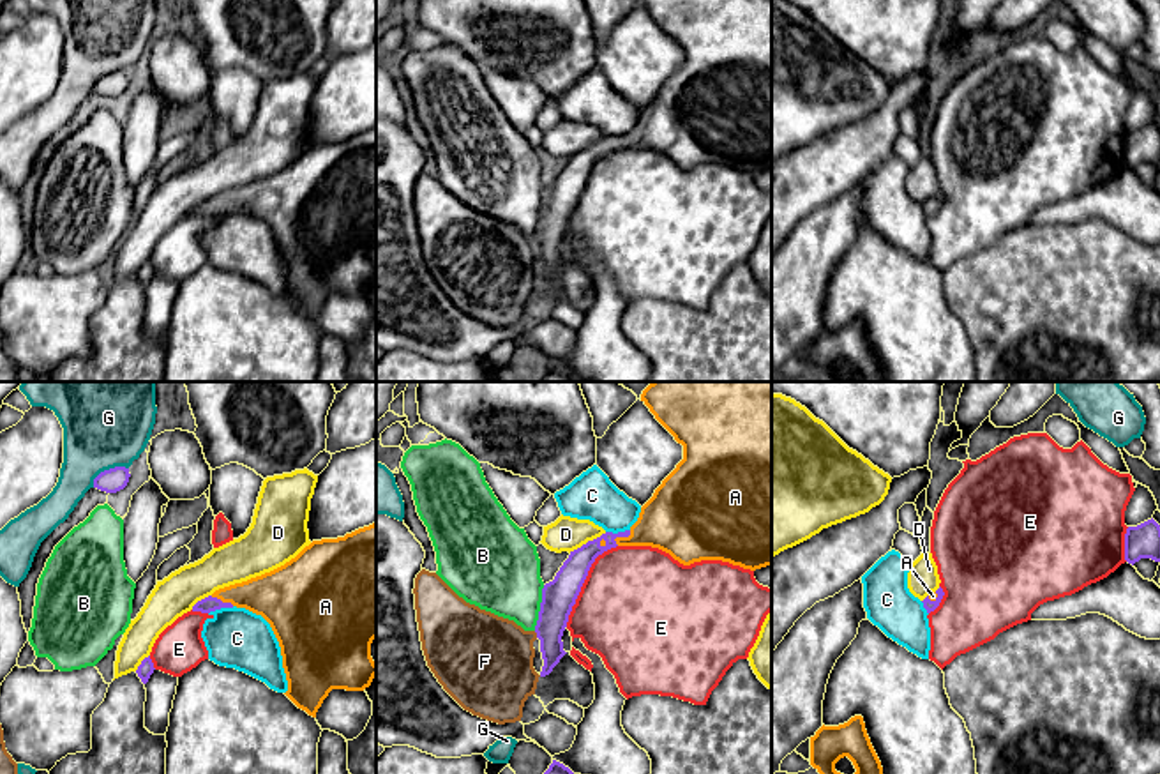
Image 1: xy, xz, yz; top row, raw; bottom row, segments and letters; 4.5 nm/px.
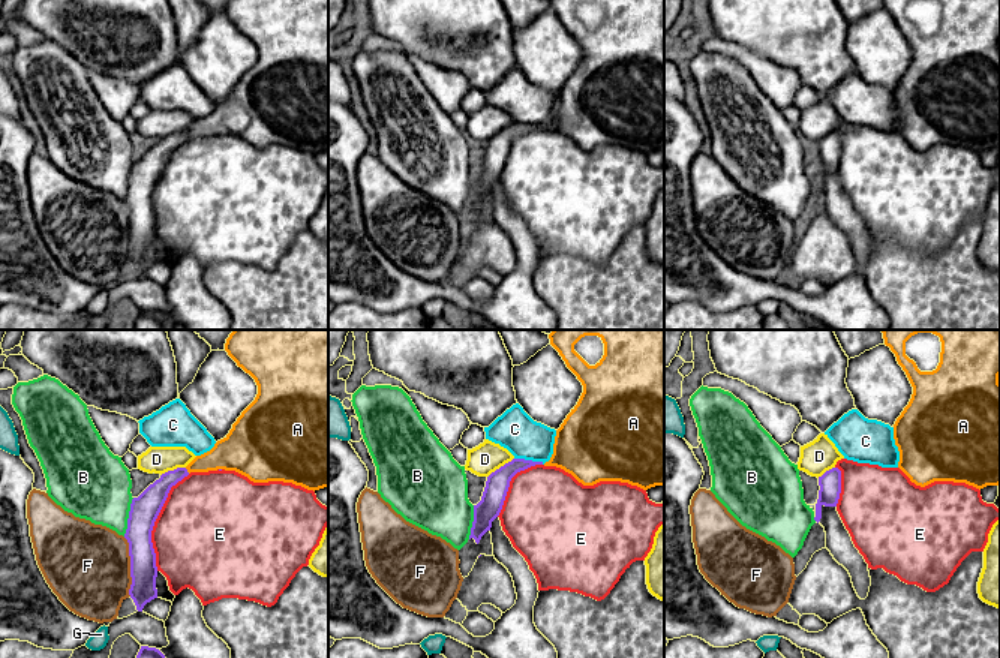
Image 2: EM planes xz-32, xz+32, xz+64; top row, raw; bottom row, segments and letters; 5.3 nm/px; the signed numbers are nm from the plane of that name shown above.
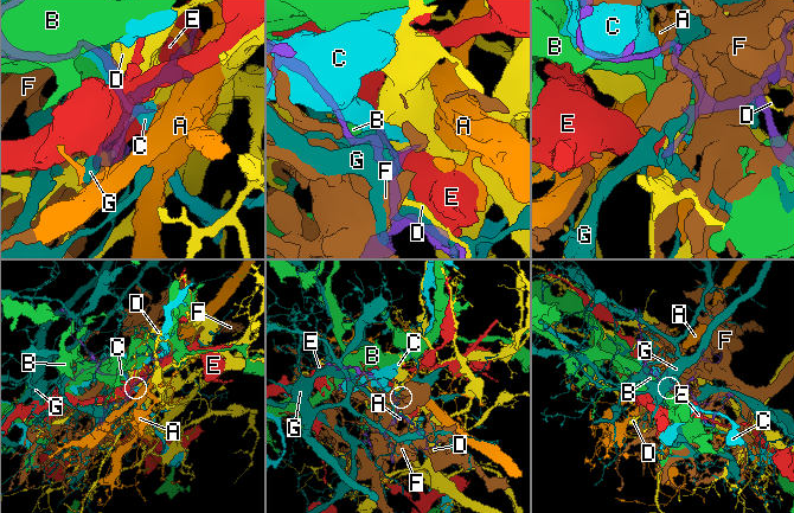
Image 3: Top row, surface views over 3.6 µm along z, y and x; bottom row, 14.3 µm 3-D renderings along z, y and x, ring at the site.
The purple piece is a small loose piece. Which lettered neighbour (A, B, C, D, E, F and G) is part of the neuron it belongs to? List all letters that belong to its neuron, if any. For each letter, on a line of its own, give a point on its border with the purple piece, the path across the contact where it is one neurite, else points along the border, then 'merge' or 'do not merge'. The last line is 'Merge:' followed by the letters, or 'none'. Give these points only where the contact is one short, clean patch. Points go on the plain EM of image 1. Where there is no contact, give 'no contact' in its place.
A: contact xz (622, 140); way xz (580, 165), (594, 152), (622, 140), (638, 140), (673, 124); merge
B: contact xz (541, 212); do not merge
C: contact xy (221, 211); do not merge
D: contact xz (588, 145); do not merge
E: contact xz (583, 186); do not merge
F: contact xz (537, 239); do not merge
G: contact xy (106, 75); do not merge
Merge: A

